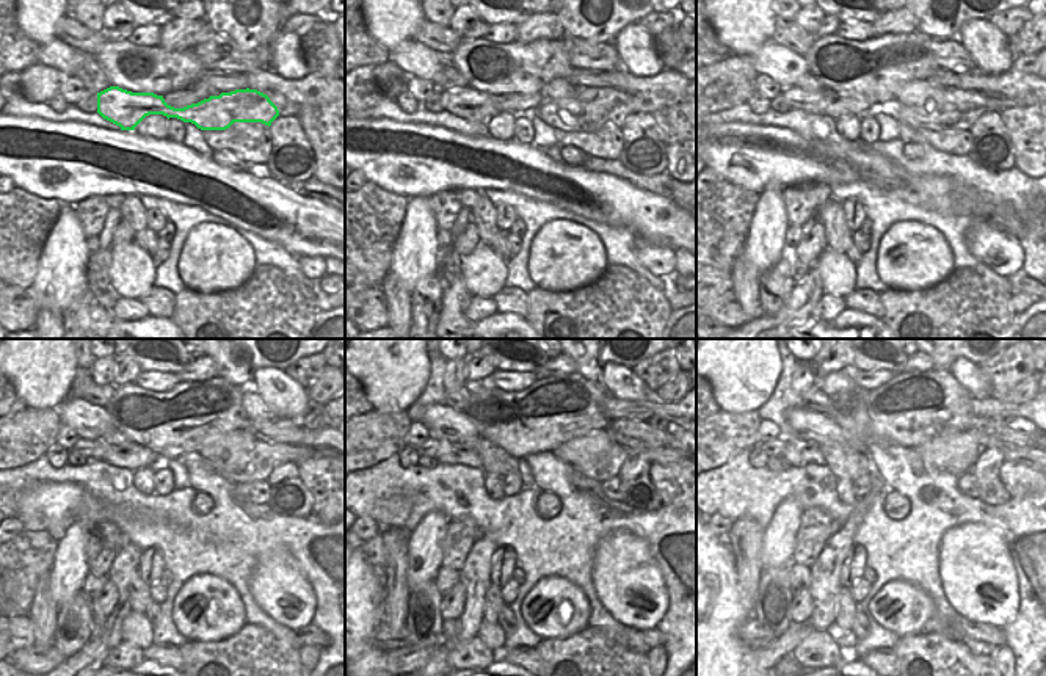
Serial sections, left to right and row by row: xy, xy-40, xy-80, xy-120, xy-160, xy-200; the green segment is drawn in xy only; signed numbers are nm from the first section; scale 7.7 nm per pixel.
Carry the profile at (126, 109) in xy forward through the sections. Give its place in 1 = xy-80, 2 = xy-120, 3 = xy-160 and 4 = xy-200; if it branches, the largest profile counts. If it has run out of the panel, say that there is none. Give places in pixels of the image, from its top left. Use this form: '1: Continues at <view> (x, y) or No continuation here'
1: Continues at xy-80 (957, 109)
2: Continues at xy-120 (265, 457)
3: Continues at xy-160 (610, 465)
4: Continues at xy-200 (1012, 454)

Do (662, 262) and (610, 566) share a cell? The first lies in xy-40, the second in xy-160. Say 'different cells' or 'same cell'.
same cell

